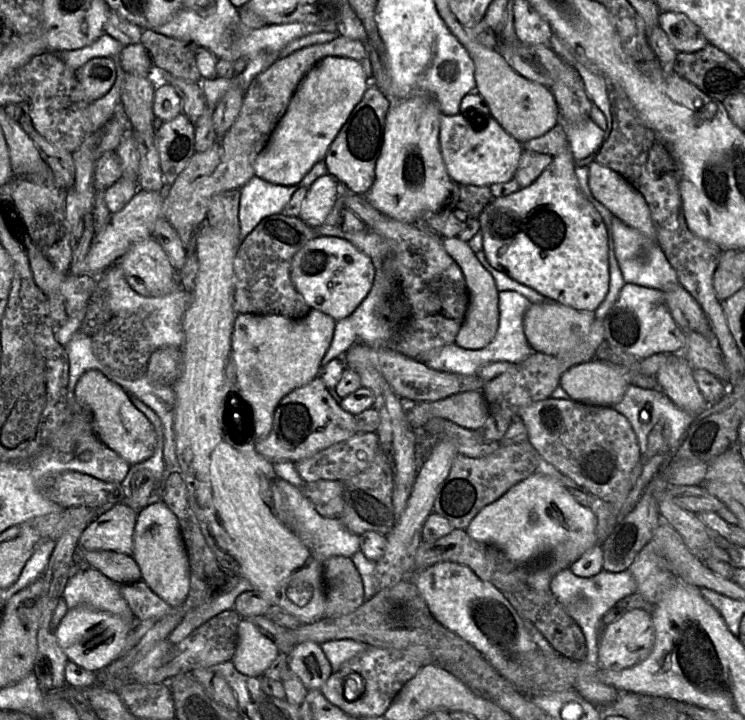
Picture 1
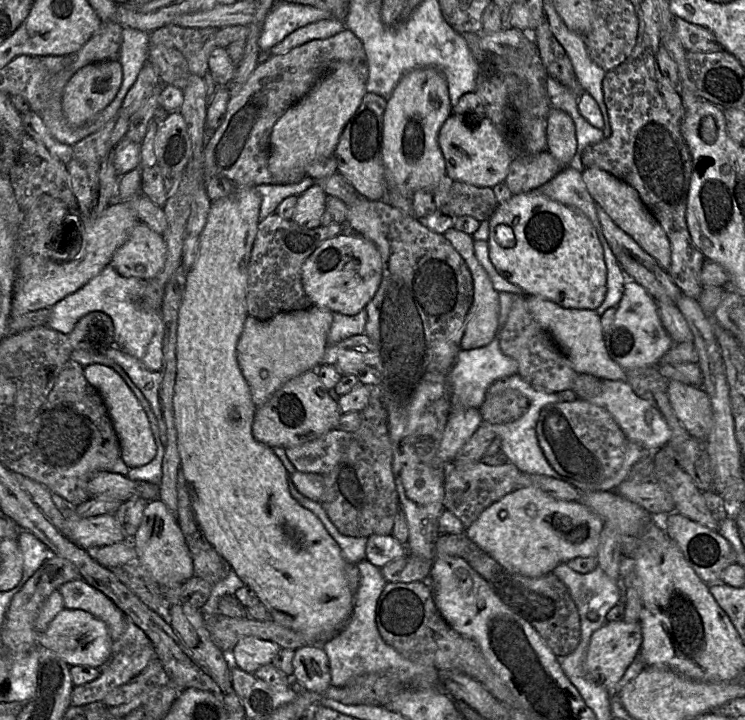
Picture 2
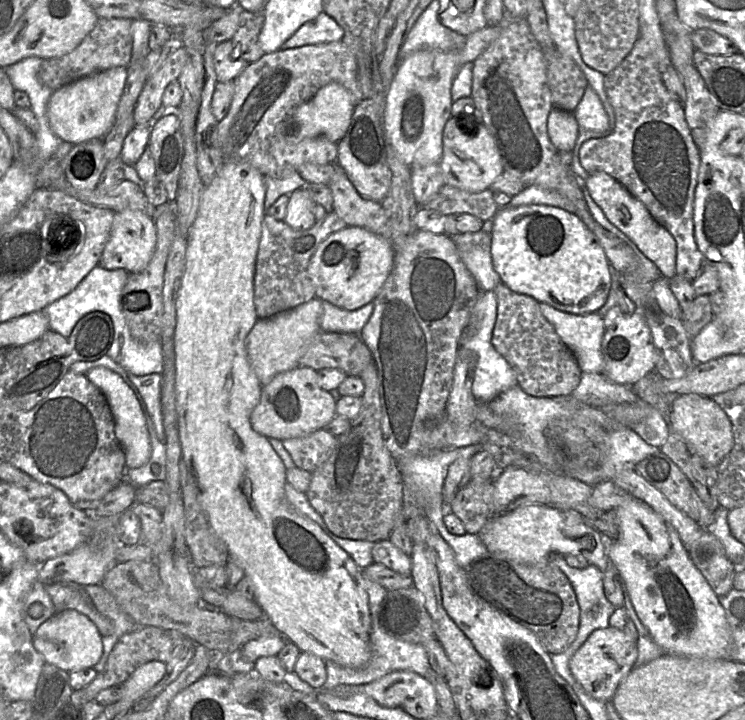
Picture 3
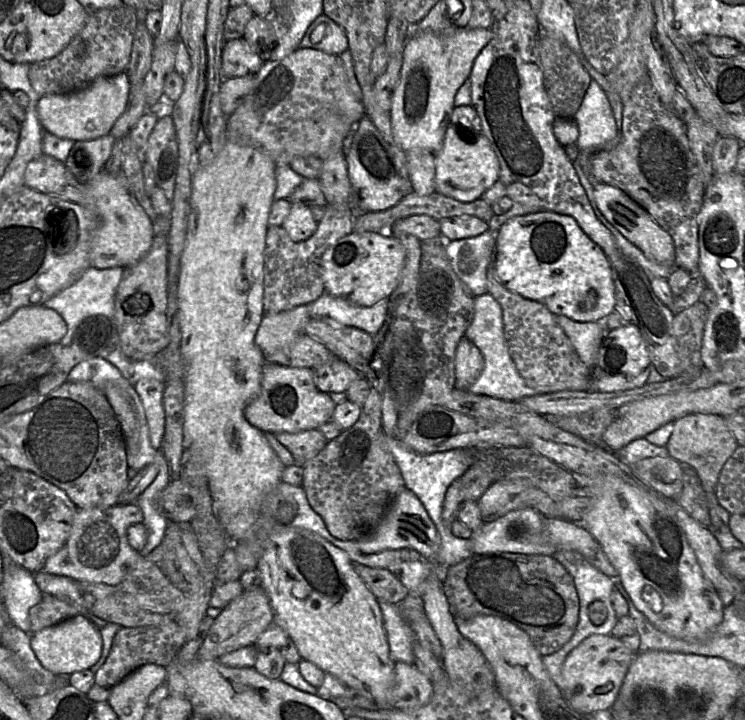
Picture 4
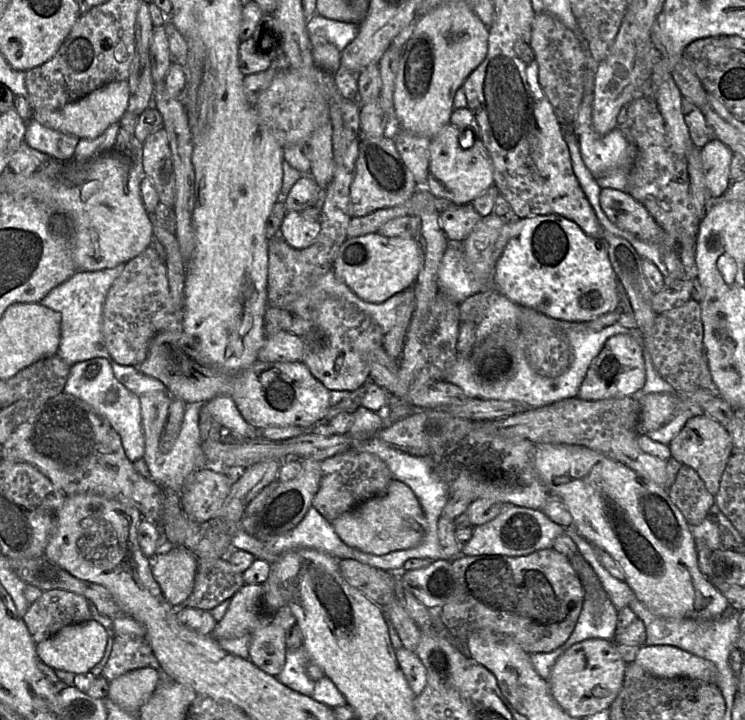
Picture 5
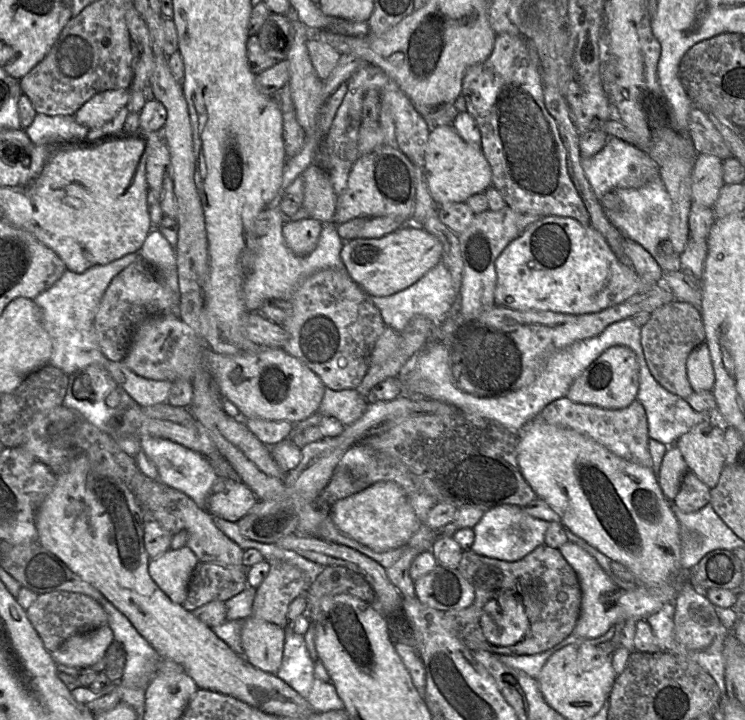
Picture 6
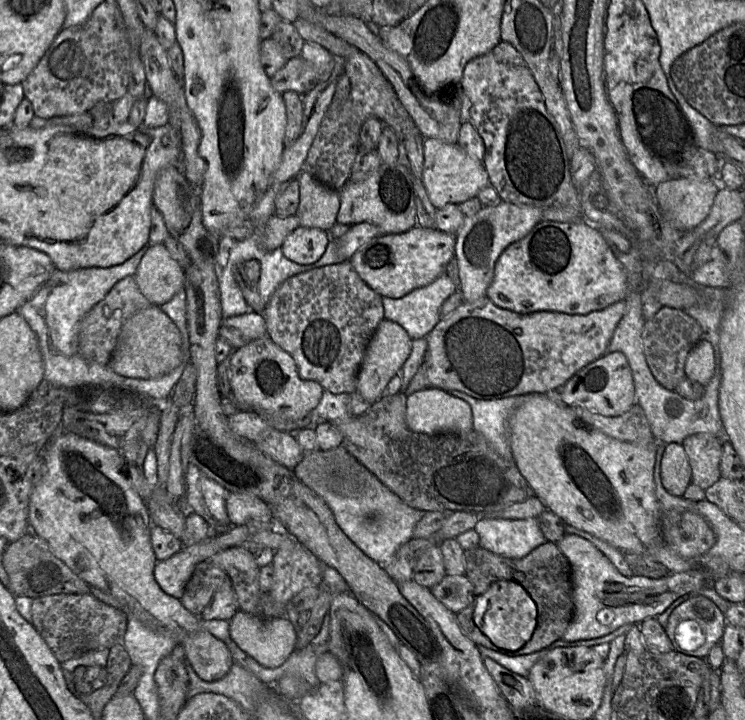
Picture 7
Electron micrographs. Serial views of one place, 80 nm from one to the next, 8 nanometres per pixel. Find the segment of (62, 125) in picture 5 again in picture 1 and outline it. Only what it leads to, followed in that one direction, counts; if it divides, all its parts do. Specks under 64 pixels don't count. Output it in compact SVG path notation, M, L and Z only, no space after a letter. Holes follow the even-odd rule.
M99 57L88 61L76 71L76 88L72 100L79 104L90 104L105 96L115 84L118 65L110 57Z

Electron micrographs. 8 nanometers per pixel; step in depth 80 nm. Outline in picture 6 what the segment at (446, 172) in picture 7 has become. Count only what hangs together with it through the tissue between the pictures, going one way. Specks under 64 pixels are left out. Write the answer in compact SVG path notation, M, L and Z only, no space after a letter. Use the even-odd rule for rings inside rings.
M451 125L437 126L430 130L423 172L429 193L439 206L465 203L492 185L491 168L481 146L465 142Z

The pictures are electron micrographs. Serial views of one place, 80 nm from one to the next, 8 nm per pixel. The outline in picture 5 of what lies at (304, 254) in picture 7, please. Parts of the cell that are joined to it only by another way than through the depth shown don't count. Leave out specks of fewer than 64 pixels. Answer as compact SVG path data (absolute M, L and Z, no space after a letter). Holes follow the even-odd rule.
M288 211L283 218L280 235L293 248L302 249L313 243L320 229L319 221L306 219L298 211Z

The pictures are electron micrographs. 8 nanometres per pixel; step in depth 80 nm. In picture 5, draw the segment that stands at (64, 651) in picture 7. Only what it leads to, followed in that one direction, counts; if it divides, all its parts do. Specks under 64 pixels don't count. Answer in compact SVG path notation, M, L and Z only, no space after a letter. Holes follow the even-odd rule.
M64 589L44 591L30 604L23 618L36 643L52 637L65 626L92 620L89 600Z

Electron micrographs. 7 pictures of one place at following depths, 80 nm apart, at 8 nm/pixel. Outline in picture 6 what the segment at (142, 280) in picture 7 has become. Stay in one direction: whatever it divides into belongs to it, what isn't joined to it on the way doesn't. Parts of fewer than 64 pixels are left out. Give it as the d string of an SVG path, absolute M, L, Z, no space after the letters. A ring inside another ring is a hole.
M151 229L139 254L164 283L179 293L175 249L159 229Z

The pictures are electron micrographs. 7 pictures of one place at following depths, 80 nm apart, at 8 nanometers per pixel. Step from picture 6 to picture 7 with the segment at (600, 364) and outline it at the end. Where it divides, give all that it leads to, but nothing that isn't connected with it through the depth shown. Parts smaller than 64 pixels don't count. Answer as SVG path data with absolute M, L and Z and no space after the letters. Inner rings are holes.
M619 351L607 352L572 376L558 391L562 402L570 407L581 407L603 416L619 416L628 411L636 400L632 371L626 356Z

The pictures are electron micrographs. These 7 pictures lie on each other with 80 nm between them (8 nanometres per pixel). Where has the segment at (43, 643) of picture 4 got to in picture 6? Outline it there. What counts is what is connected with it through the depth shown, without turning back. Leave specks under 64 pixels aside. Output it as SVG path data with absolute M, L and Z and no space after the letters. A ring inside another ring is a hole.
M103 625L93 631L71 636L51 652L51 656L57 664L82 670L101 660L112 641L115 640L111 629Z

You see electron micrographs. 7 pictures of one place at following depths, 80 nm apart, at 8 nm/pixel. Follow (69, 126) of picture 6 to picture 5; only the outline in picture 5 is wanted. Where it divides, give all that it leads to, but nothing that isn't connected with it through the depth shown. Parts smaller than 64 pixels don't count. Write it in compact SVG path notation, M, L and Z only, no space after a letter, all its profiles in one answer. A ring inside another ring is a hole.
M32 118L26 125L24 141L53 159L65 161L73 158L80 139L75 135L44 126Z

